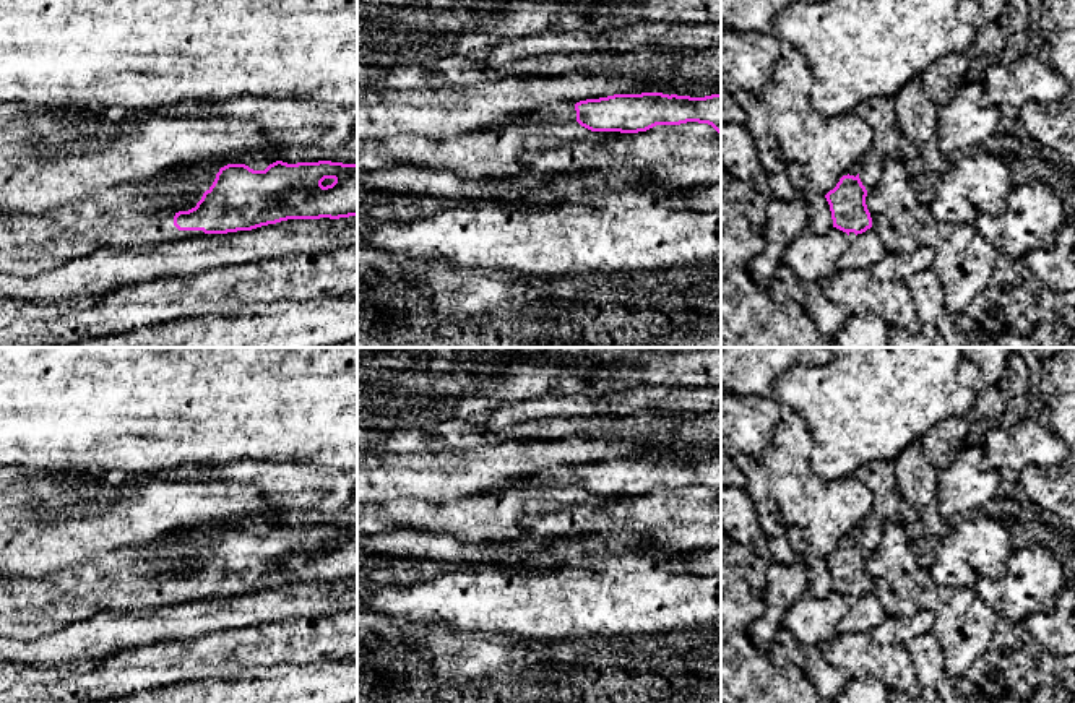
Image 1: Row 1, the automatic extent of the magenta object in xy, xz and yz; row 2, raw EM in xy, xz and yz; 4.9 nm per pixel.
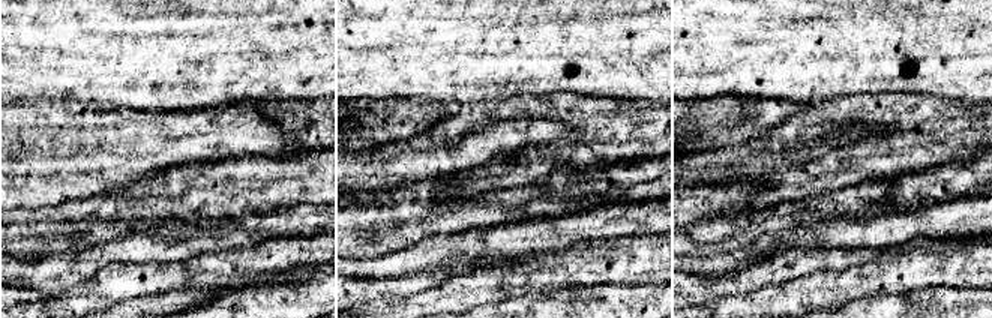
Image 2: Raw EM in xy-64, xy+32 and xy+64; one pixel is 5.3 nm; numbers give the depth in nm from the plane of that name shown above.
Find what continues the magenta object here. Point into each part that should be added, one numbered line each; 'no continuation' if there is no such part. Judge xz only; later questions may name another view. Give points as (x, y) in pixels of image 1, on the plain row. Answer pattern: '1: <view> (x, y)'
1: xz (562, 476)

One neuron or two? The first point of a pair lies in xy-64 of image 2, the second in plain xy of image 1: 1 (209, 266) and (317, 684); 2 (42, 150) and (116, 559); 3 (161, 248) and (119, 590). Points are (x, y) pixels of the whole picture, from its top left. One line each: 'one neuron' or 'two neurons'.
1: two neurons
2: two neurons
3: two neurons

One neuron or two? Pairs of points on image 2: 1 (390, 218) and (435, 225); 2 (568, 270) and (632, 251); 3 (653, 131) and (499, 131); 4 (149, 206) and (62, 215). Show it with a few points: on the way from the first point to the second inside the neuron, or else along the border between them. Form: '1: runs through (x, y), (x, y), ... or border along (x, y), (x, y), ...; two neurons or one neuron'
1: runs through (401, 222), (425, 225); one neuron
2: runs through (584, 264), (616, 260); one neuron
3: border along (569, 122), (571, 131), (566, 135), (539, 144); two neurons
4: runs through (128, 207), (95, 207), (83, 213); one neuron

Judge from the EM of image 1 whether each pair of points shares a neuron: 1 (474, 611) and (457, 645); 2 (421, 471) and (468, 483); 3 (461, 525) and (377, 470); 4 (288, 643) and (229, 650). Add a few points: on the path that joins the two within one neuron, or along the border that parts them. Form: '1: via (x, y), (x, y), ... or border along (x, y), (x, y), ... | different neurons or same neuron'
1: border along (455, 627), (492, 640) | different neurons
2: via (432, 476), (457, 476) | same neuron
3: border along (461, 499), (426, 502), (395, 497), (385, 502) | different neurons
4: via (273, 643), (244, 648) | same neuron

